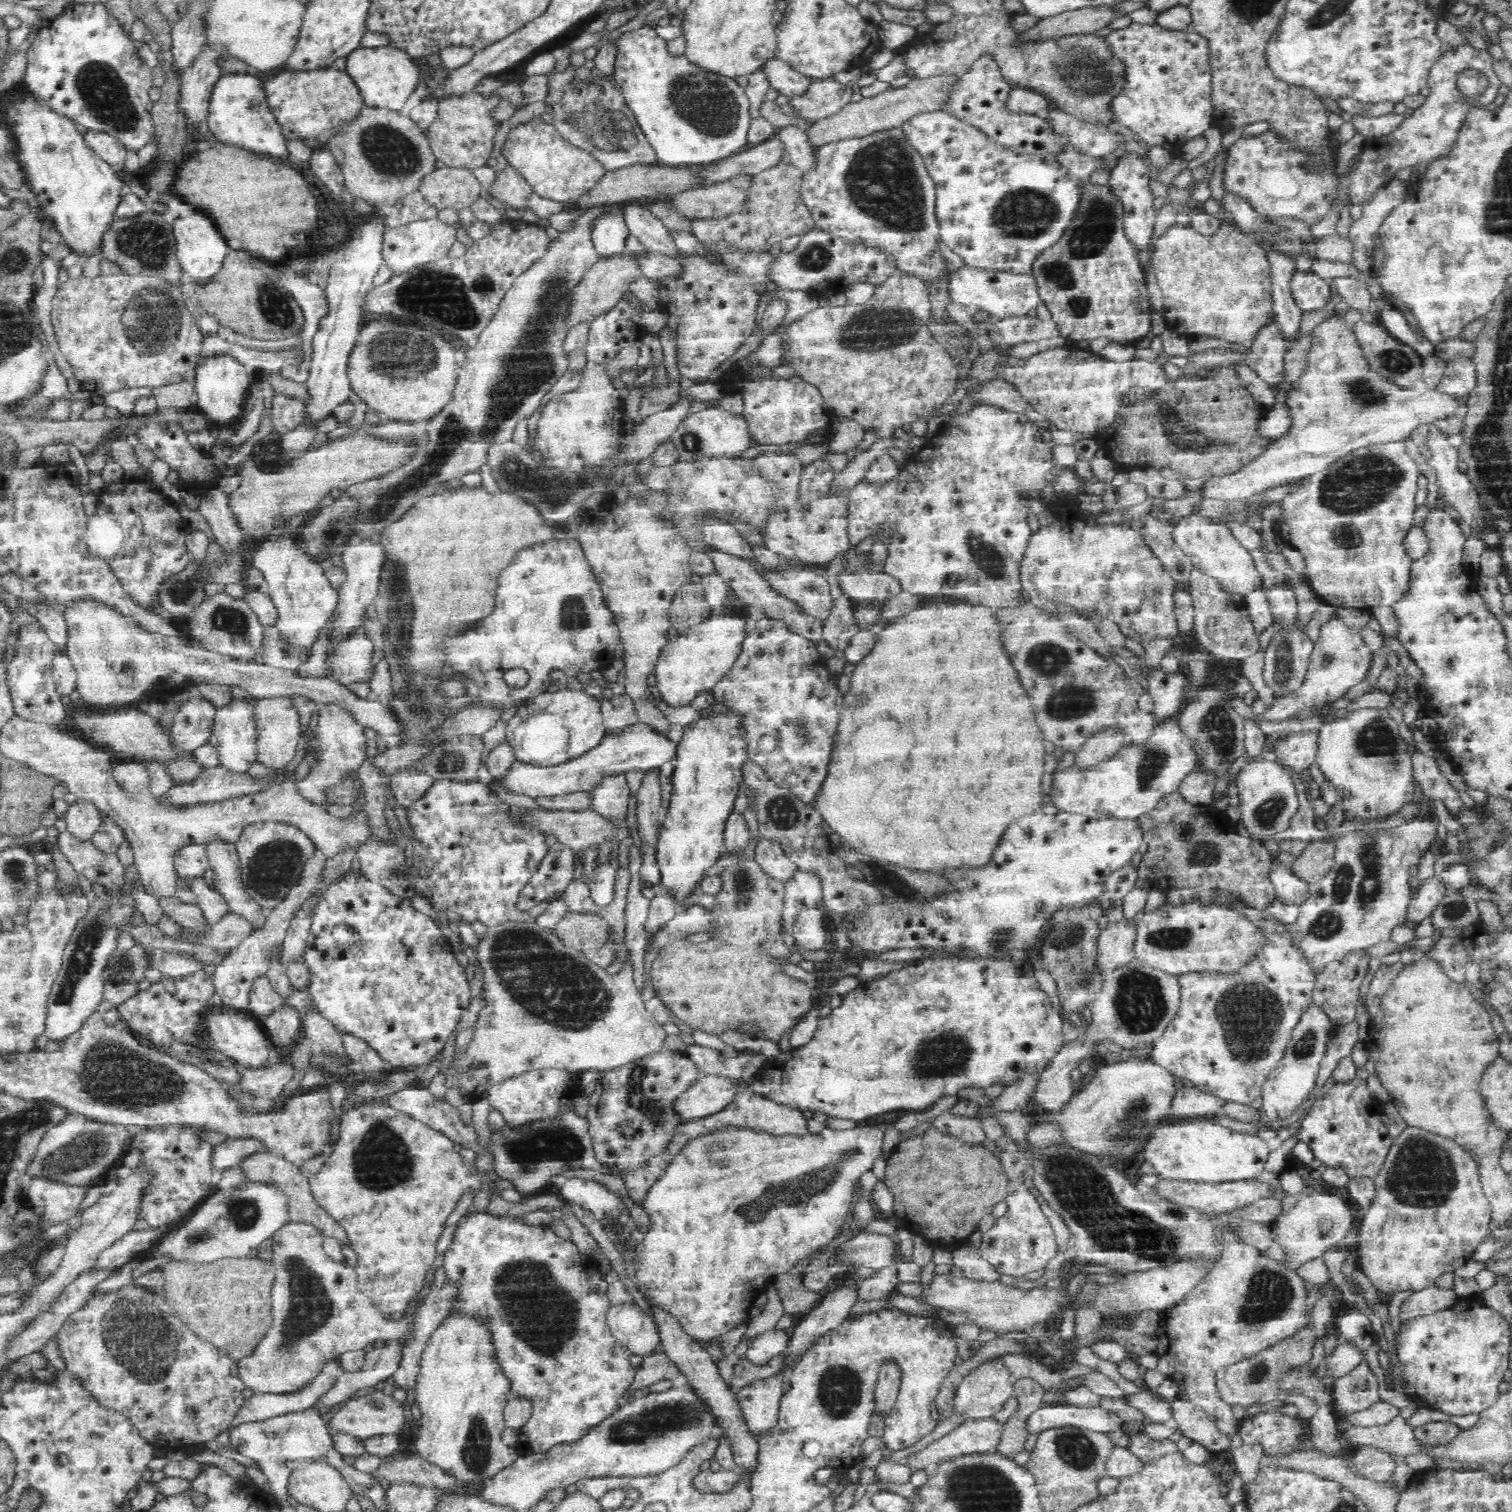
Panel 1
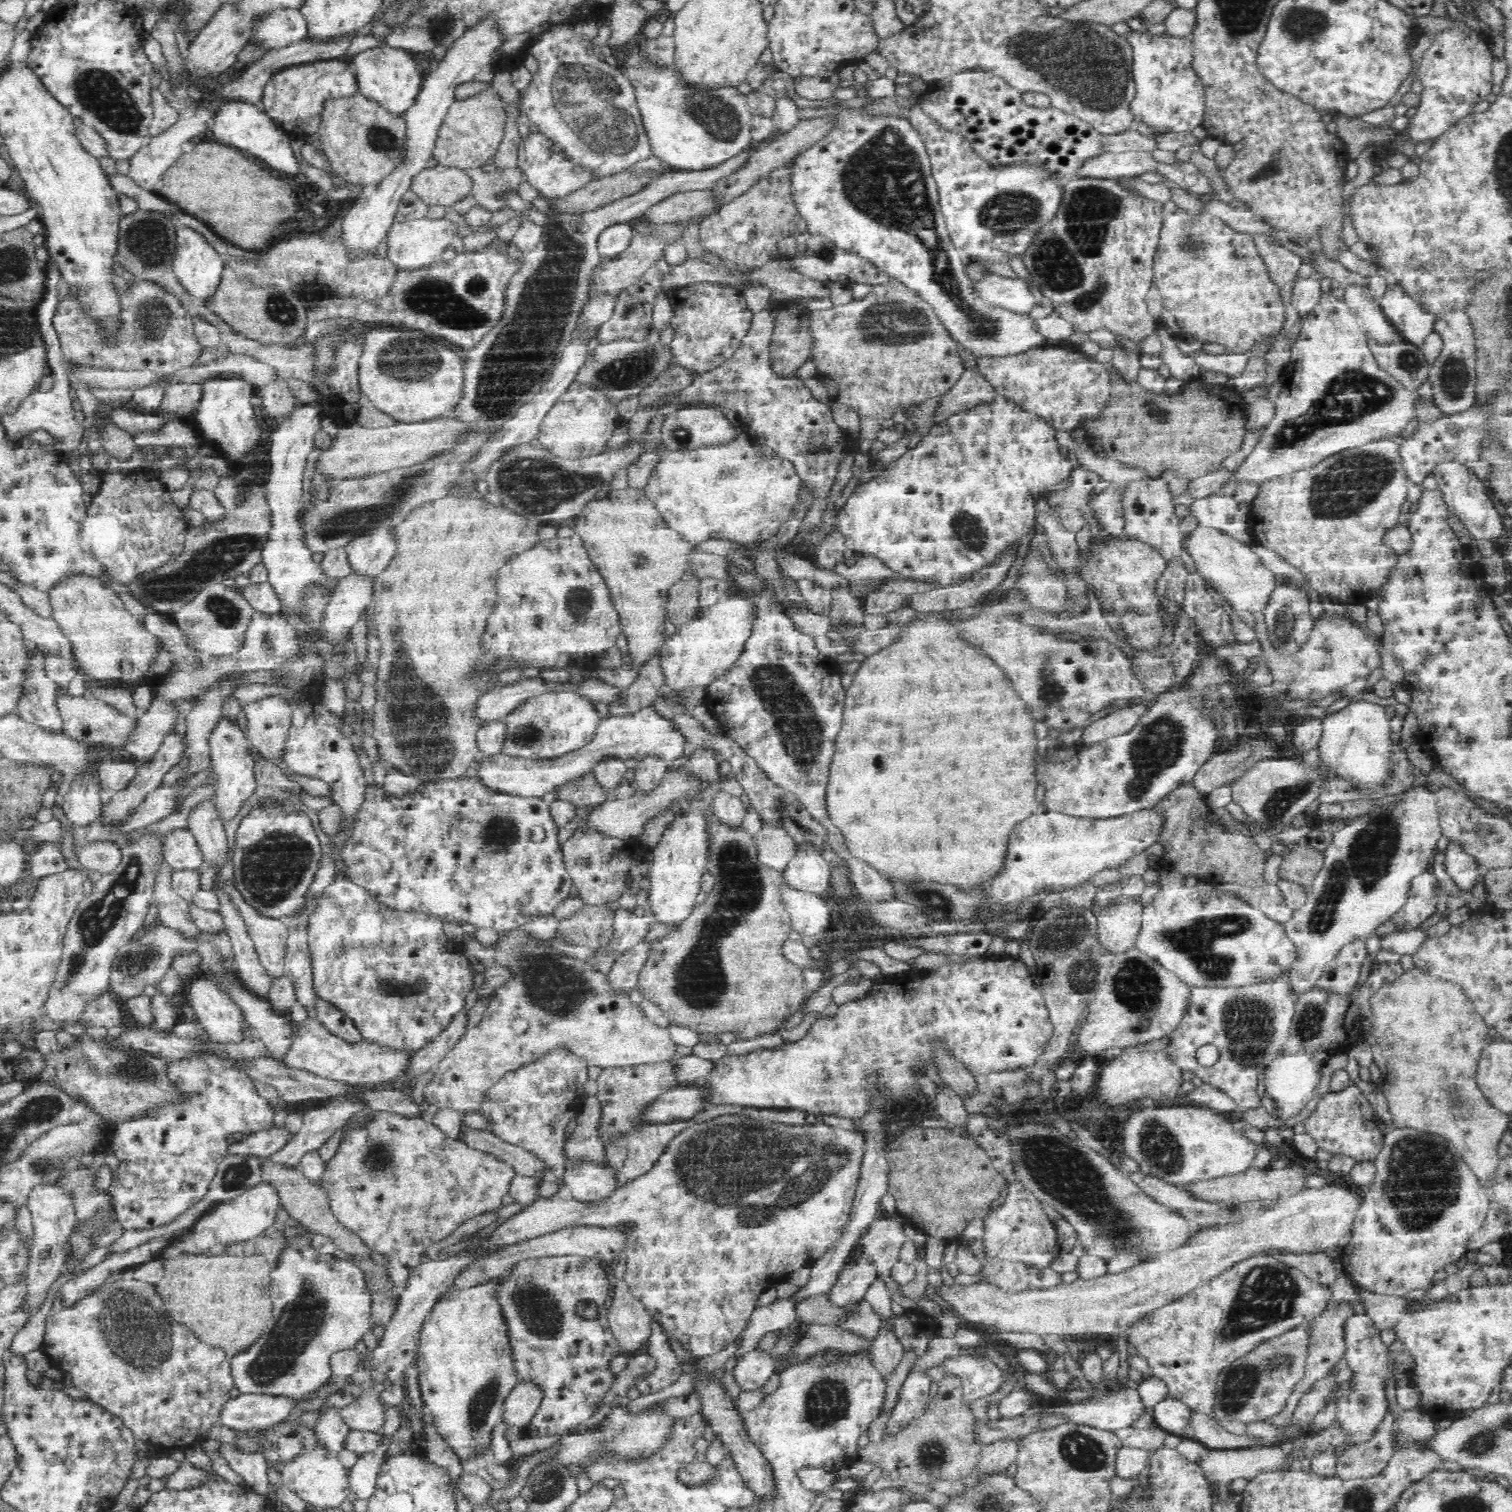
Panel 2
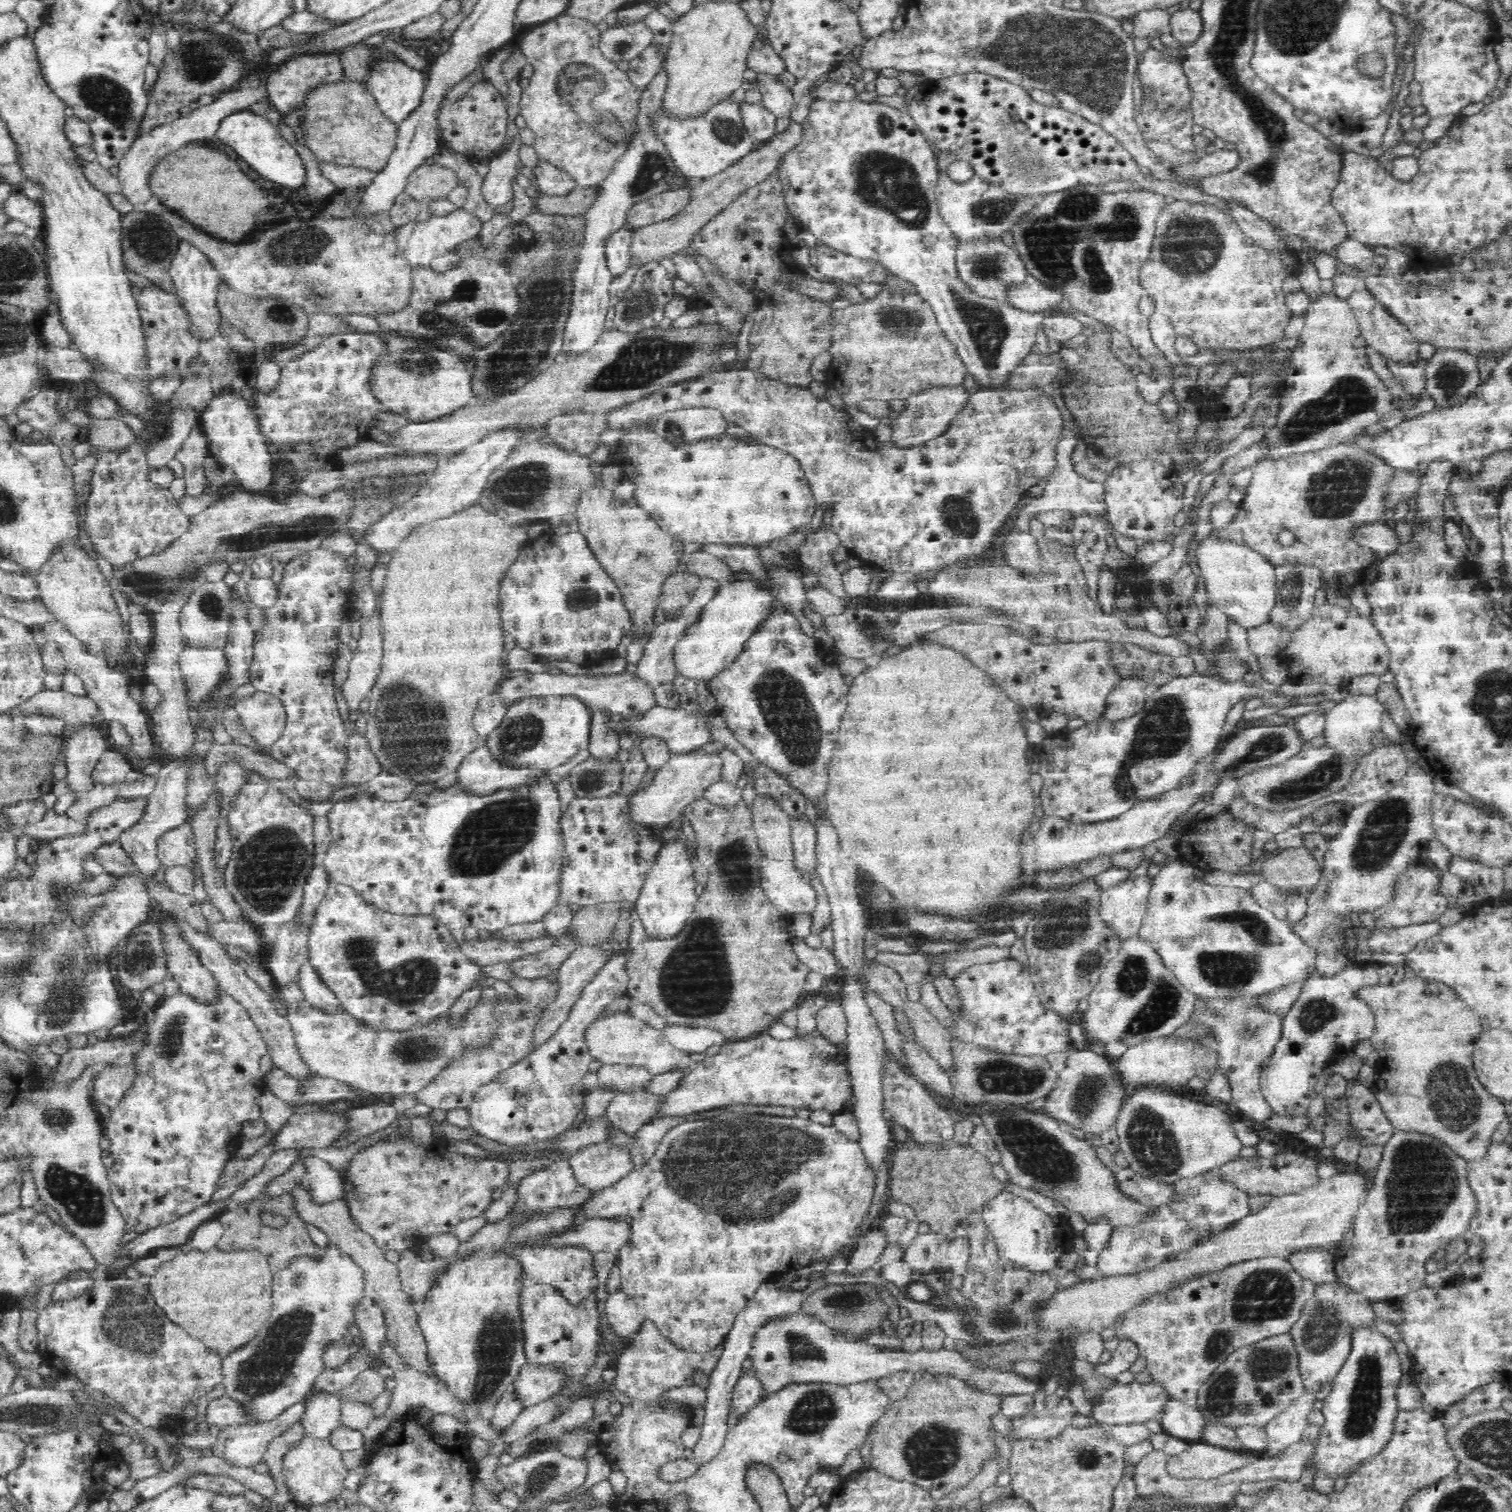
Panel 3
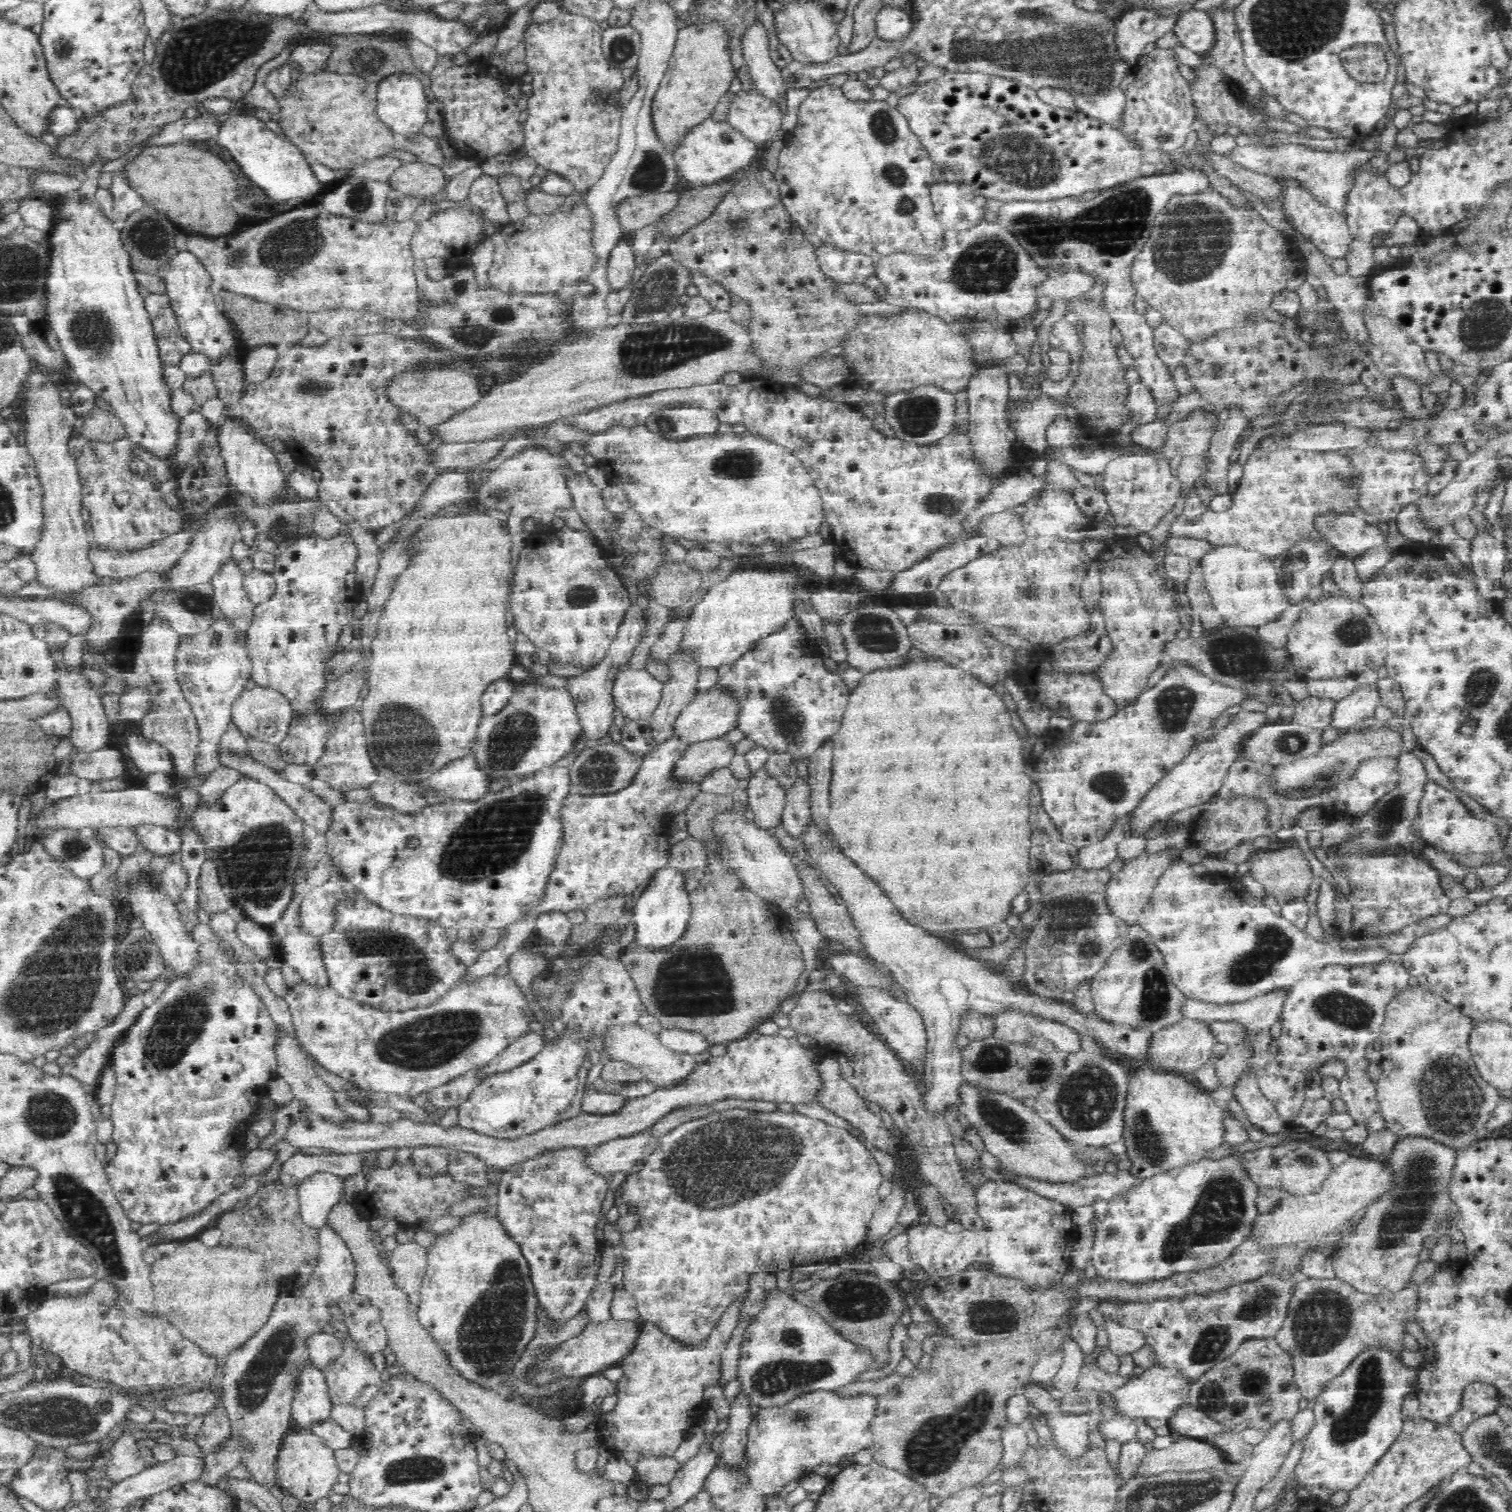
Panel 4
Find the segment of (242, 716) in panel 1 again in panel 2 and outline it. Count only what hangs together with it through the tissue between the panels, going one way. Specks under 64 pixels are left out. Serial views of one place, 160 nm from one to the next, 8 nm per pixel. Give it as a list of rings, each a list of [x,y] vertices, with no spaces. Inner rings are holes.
[[[222,719],[214,732],[210,734],[211,750],[211,770],[215,774],[214,794],[215,805],[219,821],[222,825],[232,822],[238,812],[242,810],[242,805],[255,792],[258,784],[256,782],[255,761],[252,757],[252,746],[246,734],[239,728],[238,724],[233,724],[227,719]]]

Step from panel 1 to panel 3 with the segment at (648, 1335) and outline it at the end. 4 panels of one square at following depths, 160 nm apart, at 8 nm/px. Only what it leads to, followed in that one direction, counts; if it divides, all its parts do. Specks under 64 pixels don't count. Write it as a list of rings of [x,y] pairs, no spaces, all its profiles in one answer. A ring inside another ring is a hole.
[[[621,1290],[610,1294],[605,1305],[605,1313],[613,1330],[627,1340],[640,1330],[646,1320],[639,1312],[638,1305]]]

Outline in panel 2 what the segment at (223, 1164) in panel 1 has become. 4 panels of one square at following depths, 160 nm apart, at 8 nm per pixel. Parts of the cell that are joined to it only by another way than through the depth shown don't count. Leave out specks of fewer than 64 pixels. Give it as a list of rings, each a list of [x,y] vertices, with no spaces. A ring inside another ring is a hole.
[[[270,1127],[252,1132],[244,1142],[230,1144],[228,1152],[232,1154],[256,1155],[266,1159],[267,1156],[284,1148],[290,1139],[295,1135],[292,1128]]]

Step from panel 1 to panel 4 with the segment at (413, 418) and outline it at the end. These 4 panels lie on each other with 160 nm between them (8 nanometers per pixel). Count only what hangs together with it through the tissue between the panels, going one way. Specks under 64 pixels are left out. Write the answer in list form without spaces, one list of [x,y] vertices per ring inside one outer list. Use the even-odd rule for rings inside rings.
[[[459,368],[406,372],[406,374],[392,378],[386,395],[396,406],[416,415],[421,424],[429,428],[448,422],[454,414],[472,408],[482,398],[476,379]]]

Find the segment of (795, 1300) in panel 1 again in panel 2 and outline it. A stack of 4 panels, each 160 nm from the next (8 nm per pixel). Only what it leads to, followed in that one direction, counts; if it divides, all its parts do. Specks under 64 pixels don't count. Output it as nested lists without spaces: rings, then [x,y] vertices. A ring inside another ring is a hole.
[[[829,1293],[806,1298],[796,1306],[798,1323],[838,1326],[840,1322],[859,1310],[859,1302],[838,1306],[830,1301]]]

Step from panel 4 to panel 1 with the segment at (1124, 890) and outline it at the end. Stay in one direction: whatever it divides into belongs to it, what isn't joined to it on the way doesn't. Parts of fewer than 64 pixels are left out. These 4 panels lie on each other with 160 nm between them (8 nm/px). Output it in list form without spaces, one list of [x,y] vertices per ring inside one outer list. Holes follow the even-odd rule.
[[[1126,917],[1108,922],[1097,940],[1097,962],[1100,971],[1108,974],[1135,957],[1135,940],[1138,925]]]

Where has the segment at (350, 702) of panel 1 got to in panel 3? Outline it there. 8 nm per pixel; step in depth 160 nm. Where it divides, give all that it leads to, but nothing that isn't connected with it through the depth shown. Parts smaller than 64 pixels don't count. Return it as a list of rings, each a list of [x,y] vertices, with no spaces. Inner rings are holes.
[[[66,539],[54,547],[50,558],[38,568],[35,580],[45,606],[66,630],[82,641],[88,653],[102,655],[114,666],[123,660],[128,653],[128,637],[111,587],[97,562],[84,552],[78,539]]]

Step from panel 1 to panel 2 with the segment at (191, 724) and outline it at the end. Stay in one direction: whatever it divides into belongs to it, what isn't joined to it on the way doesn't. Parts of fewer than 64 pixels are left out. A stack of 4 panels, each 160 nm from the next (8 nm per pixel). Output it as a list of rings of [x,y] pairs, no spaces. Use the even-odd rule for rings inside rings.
[[[180,727],[177,731],[166,735],[162,744],[155,750],[152,758],[140,764],[140,767],[137,768],[136,774],[131,778],[131,781],[122,790],[112,792],[111,801],[101,808],[101,814],[102,817],[104,817],[104,823],[106,823],[106,825],[123,821],[135,809],[135,806],[138,806],[138,803],[141,803],[146,798],[146,795],[150,791],[160,787],[163,776],[167,772],[170,772],[174,765],[181,762],[183,734],[184,730]]]

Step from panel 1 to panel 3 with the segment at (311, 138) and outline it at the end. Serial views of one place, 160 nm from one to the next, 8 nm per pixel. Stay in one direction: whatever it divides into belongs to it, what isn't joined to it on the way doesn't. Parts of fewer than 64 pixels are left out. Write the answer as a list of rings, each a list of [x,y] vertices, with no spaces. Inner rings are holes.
[[[316,51],[315,53],[298,53],[280,63],[280,66],[267,76],[266,88],[268,101],[281,115],[289,115],[303,108],[304,98],[310,88],[328,82],[344,82],[344,71],[340,65],[338,53]]]

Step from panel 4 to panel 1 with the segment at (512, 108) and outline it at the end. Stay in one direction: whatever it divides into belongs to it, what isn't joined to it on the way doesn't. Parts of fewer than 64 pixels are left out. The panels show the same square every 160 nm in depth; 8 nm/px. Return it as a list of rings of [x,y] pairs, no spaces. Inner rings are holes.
[[[474,91],[461,94],[459,97],[442,99],[438,118],[426,133],[435,159],[440,160],[446,167],[464,168],[471,171],[489,164],[488,158],[492,158],[494,146],[496,146],[494,138],[500,132],[501,126],[501,122],[494,118],[492,112],[500,101],[501,98],[498,95],[484,98],[482,94],[476,94]]]

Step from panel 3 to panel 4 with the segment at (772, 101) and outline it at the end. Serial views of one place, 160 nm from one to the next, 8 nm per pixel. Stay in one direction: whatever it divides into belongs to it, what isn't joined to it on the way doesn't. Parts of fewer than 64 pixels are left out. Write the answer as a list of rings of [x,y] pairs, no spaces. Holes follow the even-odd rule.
[[[756,21],[749,24],[741,38],[741,53],[754,88],[775,102],[785,98],[788,89],[781,76],[782,69],[770,56],[768,29],[764,23]]]

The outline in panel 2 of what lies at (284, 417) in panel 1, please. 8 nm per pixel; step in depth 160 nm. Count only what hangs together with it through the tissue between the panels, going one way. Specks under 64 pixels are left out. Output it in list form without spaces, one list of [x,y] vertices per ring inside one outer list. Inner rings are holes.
[[[272,379],[257,393],[260,397],[258,403],[263,406],[266,416],[275,420],[287,415],[293,409],[293,402],[296,400],[286,379]]]

